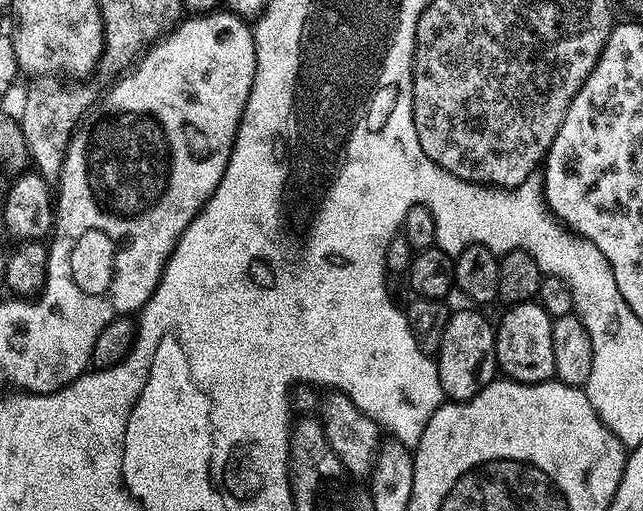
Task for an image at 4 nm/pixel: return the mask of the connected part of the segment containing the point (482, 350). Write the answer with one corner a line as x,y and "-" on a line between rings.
464,306
457,312
453,311
446,322
446,330
442,334
440,351
435,353
434,359
440,371
440,381
444,387
445,397
451,398
456,402
473,400
475,396
483,390
487,384
497,379
498,369
496,367
496,330
493,321
488,321
483,316
483,311
477,310
472,306

